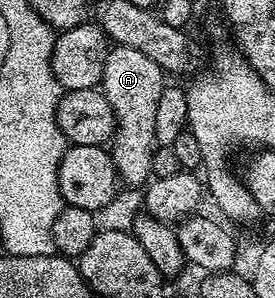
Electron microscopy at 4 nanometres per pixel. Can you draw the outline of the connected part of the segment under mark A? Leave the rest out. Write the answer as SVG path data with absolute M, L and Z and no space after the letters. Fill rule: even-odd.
M115 46L108 51L105 58L105 70L103 71L103 83L101 91L115 115L115 135L113 145L110 149L112 158L115 159L115 169L120 181L131 188L142 189L148 183L151 176L151 163L153 154L157 147L155 142L155 131L153 125L157 114L157 102L161 98L161 90L165 87L165 73L157 62L153 62L146 54L138 50L130 49L129 46Z

